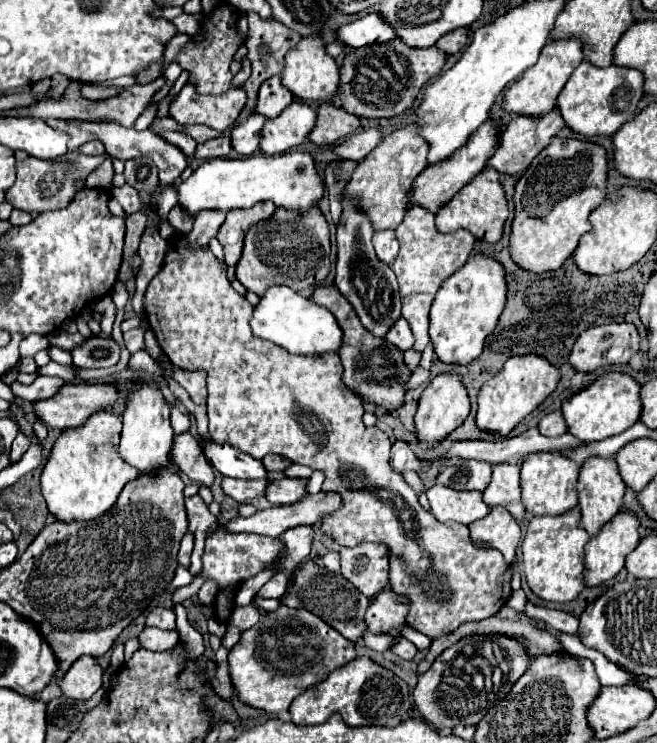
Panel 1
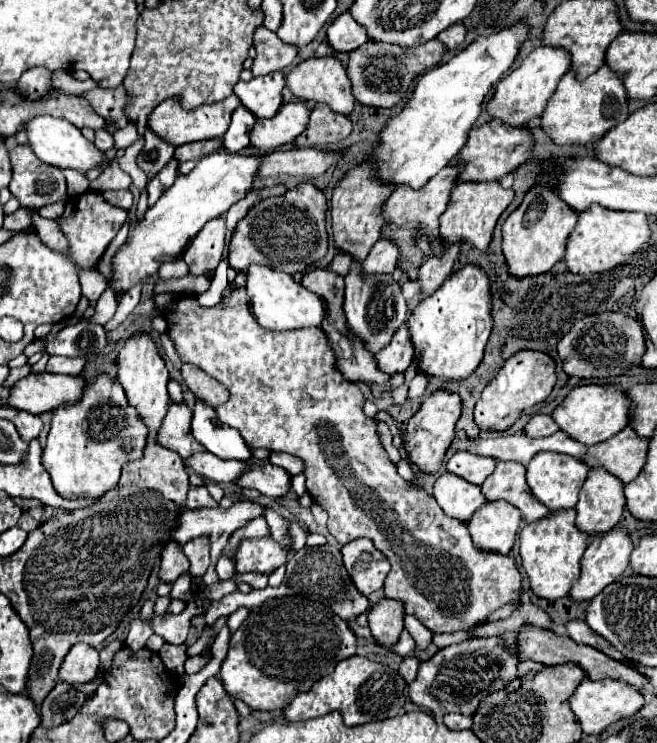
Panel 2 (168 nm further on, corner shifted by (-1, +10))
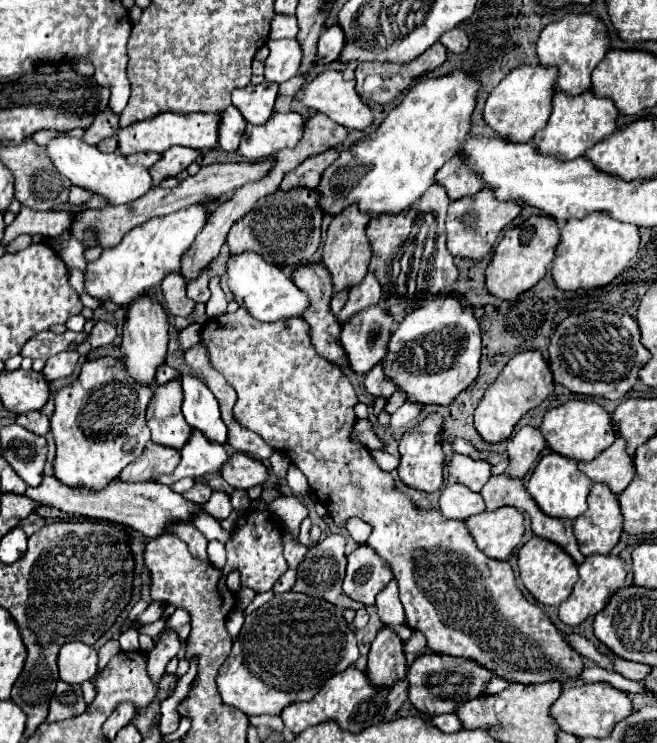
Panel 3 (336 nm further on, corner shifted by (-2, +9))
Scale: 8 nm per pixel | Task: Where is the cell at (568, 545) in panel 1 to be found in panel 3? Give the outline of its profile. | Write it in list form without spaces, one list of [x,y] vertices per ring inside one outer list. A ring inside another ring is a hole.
[[[534,535],[530,541],[526,541],[520,547],[518,557],[520,557],[518,567],[520,567],[522,583],[526,585],[526,589],[534,595],[534,599],[538,603],[558,607],[562,601],[568,599],[568,595],[570,595],[570,591],[572,591],[572,587],[580,575],[578,575],[576,561],[560,545]]]

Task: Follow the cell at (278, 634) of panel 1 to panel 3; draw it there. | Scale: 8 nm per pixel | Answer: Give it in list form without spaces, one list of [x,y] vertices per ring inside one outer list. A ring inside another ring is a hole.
[[[280,593],[264,603],[254,613],[246,615],[240,635],[234,639],[230,657],[218,673],[218,691],[226,705],[240,709],[246,715],[280,715],[282,709],[296,701],[312,701],[324,681],[358,659],[358,643],[354,631],[348,627],[342,611],[322,599],[302,593]]]

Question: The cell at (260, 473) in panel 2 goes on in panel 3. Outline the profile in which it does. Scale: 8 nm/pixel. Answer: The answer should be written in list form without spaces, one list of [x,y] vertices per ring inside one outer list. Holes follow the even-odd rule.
[[[234,453],[230,461],[220,469],[220,473],[224,481],[234,489],[250,489],[256,485],[264,485],[270,479],[268,469],[260,461],[250,459],[244,453]]]

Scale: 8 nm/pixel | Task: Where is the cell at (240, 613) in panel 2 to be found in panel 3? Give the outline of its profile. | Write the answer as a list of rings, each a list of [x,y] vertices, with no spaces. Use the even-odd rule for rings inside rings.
[[[267,591],[264,593],[258,593],[256,594],[255,598],[253,599],[252,603],[248,605],[248,607],[245,609],[245,614],[248,615],[255,611],[256,609],[260,608],[264,603],[267,603],[273,598],[274,594],[273,591]]]

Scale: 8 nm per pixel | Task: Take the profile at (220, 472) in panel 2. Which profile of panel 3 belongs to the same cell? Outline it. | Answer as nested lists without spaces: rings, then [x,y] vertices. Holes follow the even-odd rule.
[[[194,431],[188,443],[182,447],[182,461],[172,475],[158,477],[158,483],[172,485],[182,477],[202,477],[206,473],[216,473],[228,461],[228,453],[222,445],[210,443],[200,431]]]

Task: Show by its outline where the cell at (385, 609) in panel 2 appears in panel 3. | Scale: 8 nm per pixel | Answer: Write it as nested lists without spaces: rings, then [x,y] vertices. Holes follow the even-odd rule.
[[[386,625],[378,631],[368,653],[368,677],[376,685],[392,687],[408,671],[406,657],[402,651],[402,639]]]

